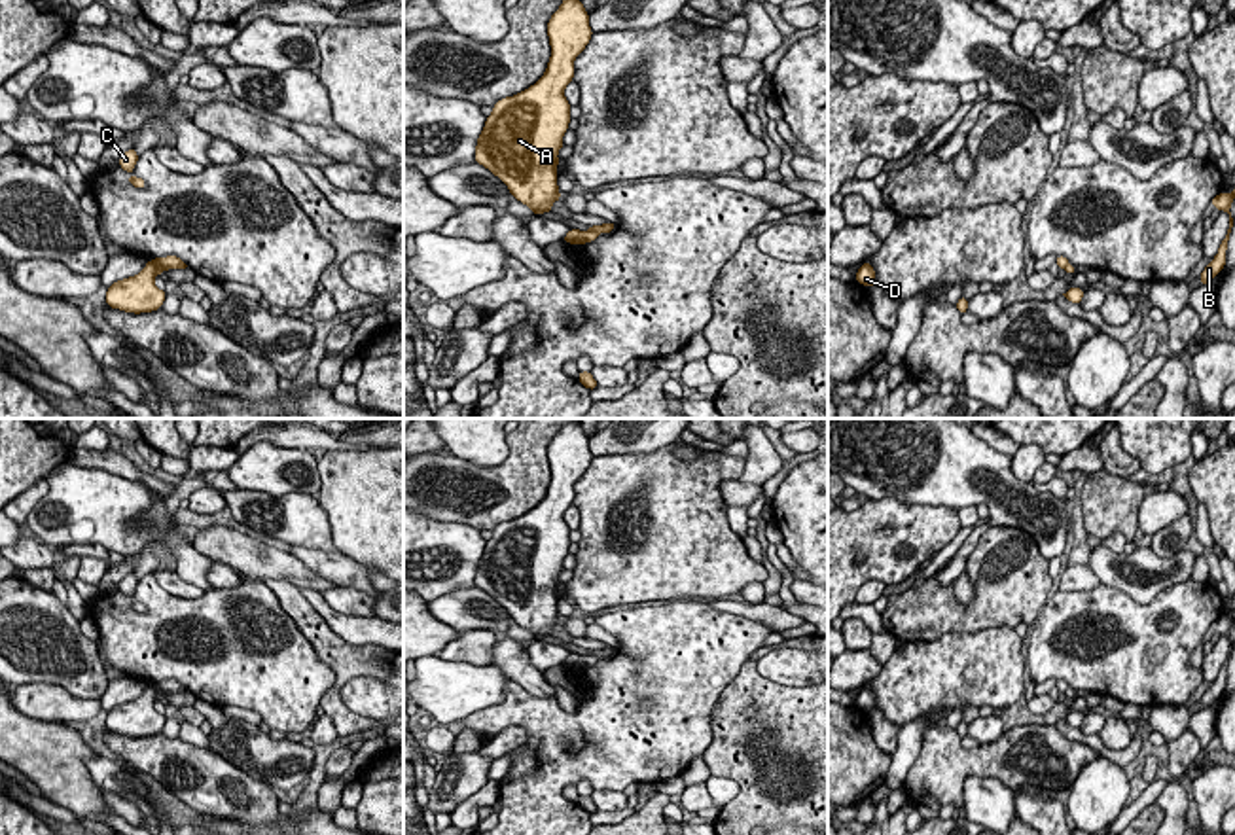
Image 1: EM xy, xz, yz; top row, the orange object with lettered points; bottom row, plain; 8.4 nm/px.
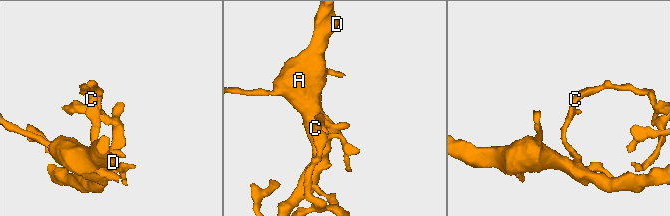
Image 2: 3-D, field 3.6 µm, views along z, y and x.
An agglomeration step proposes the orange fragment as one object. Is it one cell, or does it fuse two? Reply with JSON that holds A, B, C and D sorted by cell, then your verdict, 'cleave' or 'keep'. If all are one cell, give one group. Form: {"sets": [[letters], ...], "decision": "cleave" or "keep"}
{"sets": [["A", "D"], ["B", "C"]], "decision": "cleave"}

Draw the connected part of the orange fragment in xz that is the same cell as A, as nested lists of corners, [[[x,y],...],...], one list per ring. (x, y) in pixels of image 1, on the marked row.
[[[563,0],[547,23],[547,36],[551,57],[546,74],[528,89],[500,98],[492,106],[475,146],[475,163],[498,176],[510,193],[527,204],[534,216],[551,212],[553,203],[561,199],[555,167],[561,163],[557,153],[564,148],[563,136],[572,119],[564,89],[574,78],[574,59],[593,36],[582,0]]]

